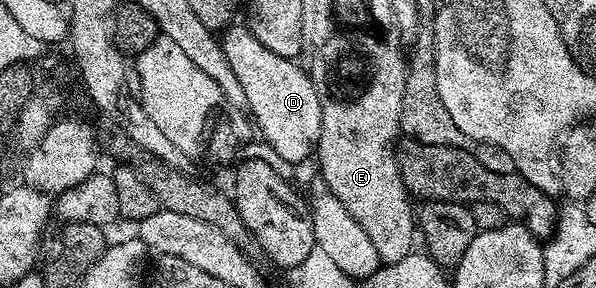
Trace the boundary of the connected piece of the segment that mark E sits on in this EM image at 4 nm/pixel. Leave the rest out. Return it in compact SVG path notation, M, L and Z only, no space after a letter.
M381 32L380 35L375 36L373 40L374 61L378 61L378 77L373 76L371 81L366 83L361 92L357 94L358 105L334 105L334 109L330 109L330 113L322 113L322 130L320 131L320 139L316 146L316 161L318 157L318 165L322 168L319 169L320 176L328 183L332 195L336 195L336 199L340 199L340 203L344 203L344 207L350 212L352 219L356 219L356 223L360 223L360 227L364 227L368 239L372 239L372 247L376 247L379 262L390 265L408 256L416 245L416 209L410 206L410 204L412 204L412 198L406 191L406 184L402 182L402 172L398 166L396 140L394 141L394 136L399 136L402 127L402 104L404 103L404 83L406 82L408 57L404 50L397 45L395 36L392 33Z

